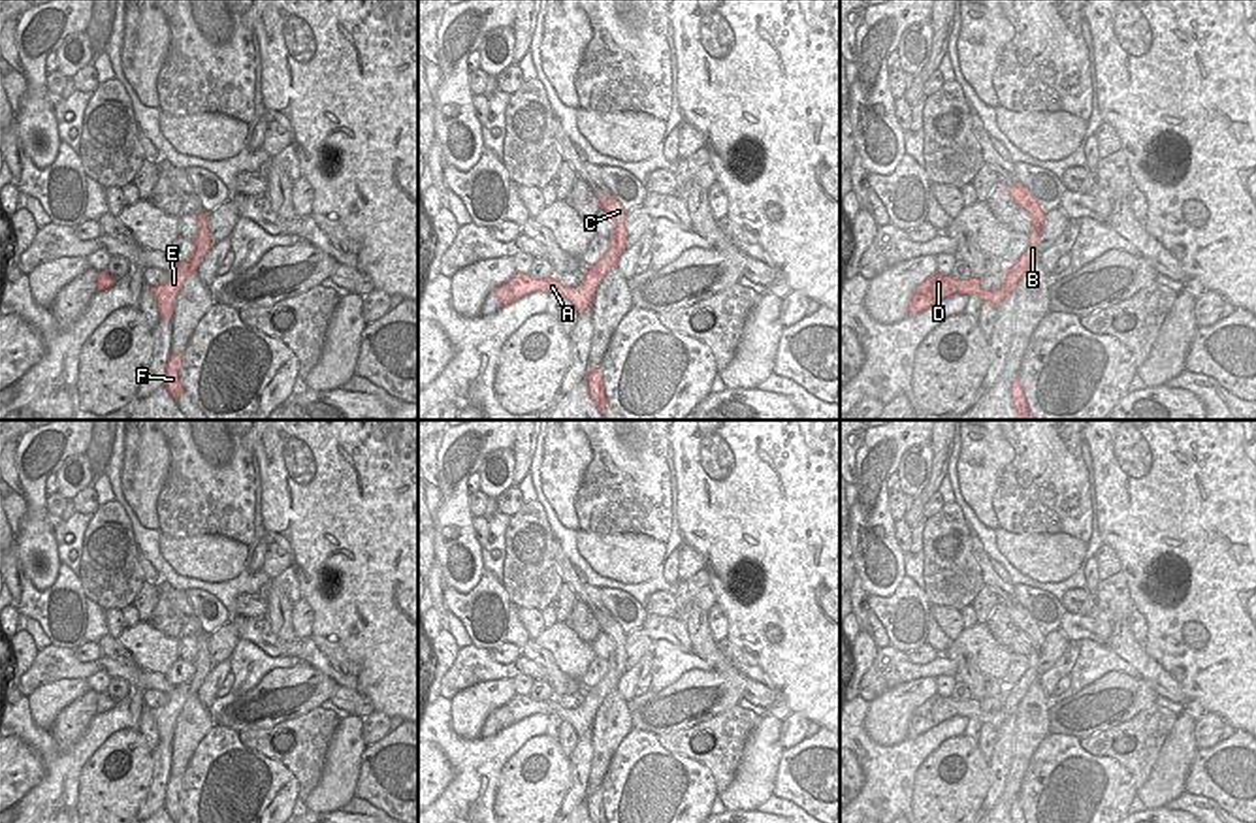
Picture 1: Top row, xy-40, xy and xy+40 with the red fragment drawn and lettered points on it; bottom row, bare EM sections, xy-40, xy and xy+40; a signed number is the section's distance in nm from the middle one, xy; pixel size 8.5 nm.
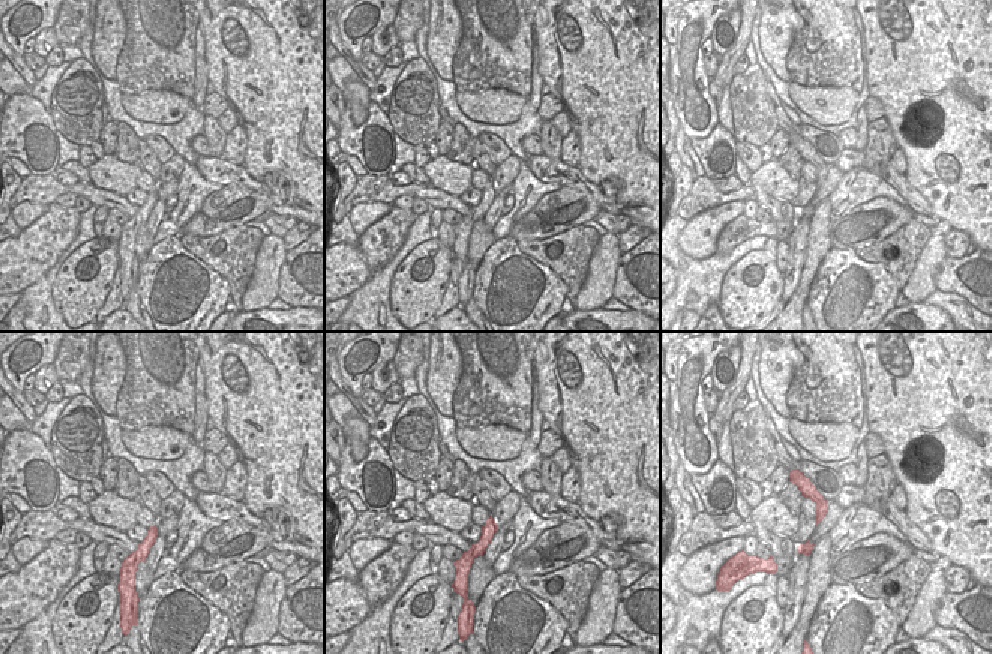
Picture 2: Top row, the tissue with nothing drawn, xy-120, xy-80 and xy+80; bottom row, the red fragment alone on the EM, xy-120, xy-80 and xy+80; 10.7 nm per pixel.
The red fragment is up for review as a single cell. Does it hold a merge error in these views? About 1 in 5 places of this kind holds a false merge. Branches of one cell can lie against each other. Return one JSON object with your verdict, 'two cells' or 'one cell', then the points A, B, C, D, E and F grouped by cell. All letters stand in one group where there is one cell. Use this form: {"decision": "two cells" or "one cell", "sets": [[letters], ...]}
{"decision": "one cell", "sets": [["A", "B", "C", "D", "E", "F"]]}

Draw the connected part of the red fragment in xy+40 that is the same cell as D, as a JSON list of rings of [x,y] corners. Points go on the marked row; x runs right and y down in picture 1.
[[[1023,183],[1007,185],[1007,192],[1015,205],[1030,215],[1034,230],[1028,234],[1028,249],[1023,256],[1013,266],[1006,266],[1004,284],[998,290],[985,290],[979,282],[981,277],[953,279],[951,275],[934,273],[911,294],[908,316],[917,316],[955,294],[977,296],[981,301],[998,307],[1009,294],[1017,292],[1019,281],[1038,260],[1038,237],[1045,224],[1045,211]]]

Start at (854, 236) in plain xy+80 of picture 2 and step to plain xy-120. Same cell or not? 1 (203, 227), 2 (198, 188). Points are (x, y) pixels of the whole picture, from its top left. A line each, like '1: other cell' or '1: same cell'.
1: same cell
2: other cell

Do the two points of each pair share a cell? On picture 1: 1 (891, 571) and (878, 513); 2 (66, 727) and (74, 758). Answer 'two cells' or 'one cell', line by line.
1: one cell
2: two cells

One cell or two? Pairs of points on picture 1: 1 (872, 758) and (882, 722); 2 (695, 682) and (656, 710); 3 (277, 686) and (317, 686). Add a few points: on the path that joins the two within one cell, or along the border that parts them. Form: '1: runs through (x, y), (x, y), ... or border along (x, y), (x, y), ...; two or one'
1: border along (870, 703), (865, 731), (885, 746), (902, 742); two
2: runs through (686, 690), (665, 710); one
3: runs through (287, 686), (307, 686); one

